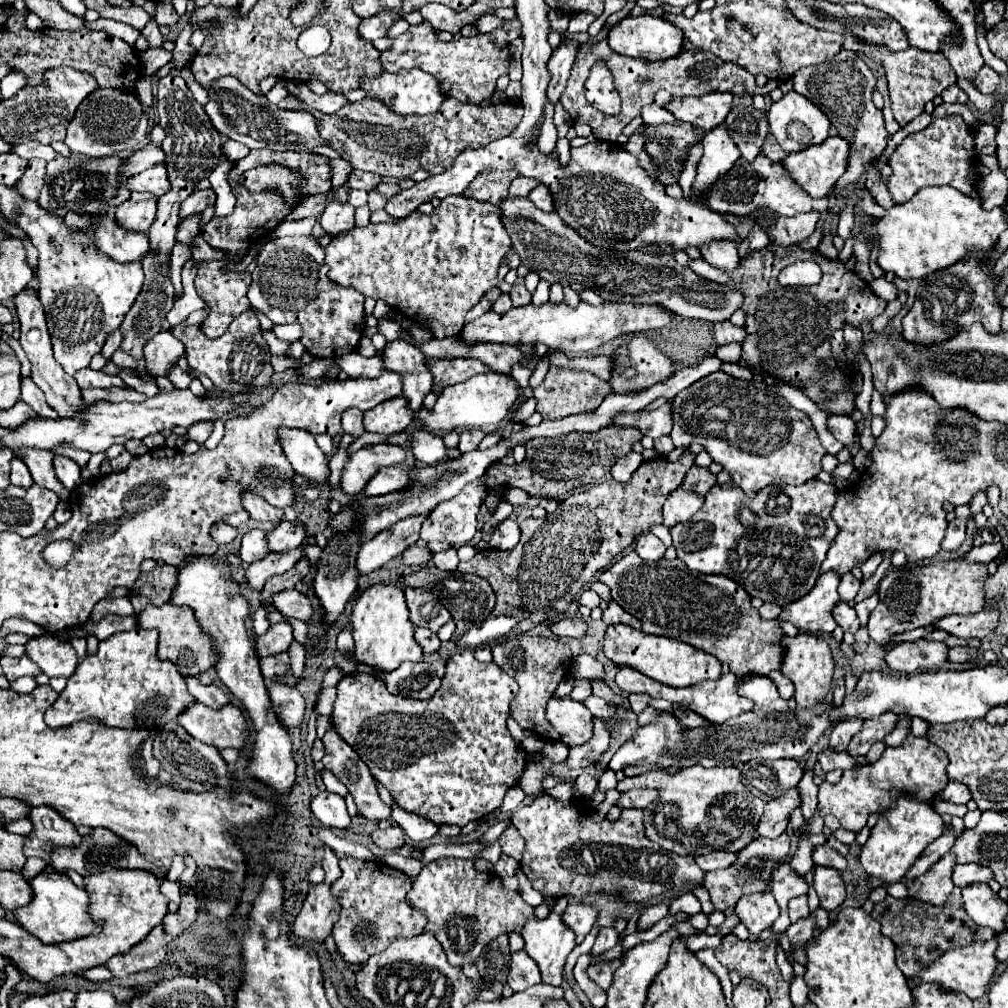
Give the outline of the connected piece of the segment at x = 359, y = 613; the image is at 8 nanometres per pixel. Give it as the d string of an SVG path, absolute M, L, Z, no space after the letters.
M375 584L361 592L353 614L351 614L353 638L355 638L355 656L359 662L373 666L381 672L393 672L401 662L423 662L421 646L417 644L413 632L415 626L409 620L409 608L405 604L405 594L399 586L393 584Z

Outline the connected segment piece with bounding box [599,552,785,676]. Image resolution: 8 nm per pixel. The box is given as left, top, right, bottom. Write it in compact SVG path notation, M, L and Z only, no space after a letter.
M629 552L603 572L599 580L611 588L611 598L623 610L641 620L645 634L675 638L713 654L719 662L729 664L735 676L749 672L767 676L781 668L785 634L779 620L761 620L759 610L751 606L749 594L727 576L689 570L679 558L645 562L637 552Z

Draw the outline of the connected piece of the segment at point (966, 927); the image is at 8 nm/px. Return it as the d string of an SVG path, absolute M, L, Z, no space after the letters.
M953 888L949 900L943 906L925 904L921 900L899 900L887 896L883 902L875 904L871 916L883 926L883 934L891 938L897 946L897 966L909 980L917 978L921 970L925 970L943 952L971 944L975 940L993 940L997 936L995 930L977 926L973 924L973 920L969 920L961 904L961 888Z

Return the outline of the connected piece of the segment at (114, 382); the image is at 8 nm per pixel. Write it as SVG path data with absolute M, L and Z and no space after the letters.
M83 368L81 372L75 374L77 386L79 388L107 388L107 386L122 386L123 380L119 376L107 376L101 370L93 370L93 368Z

